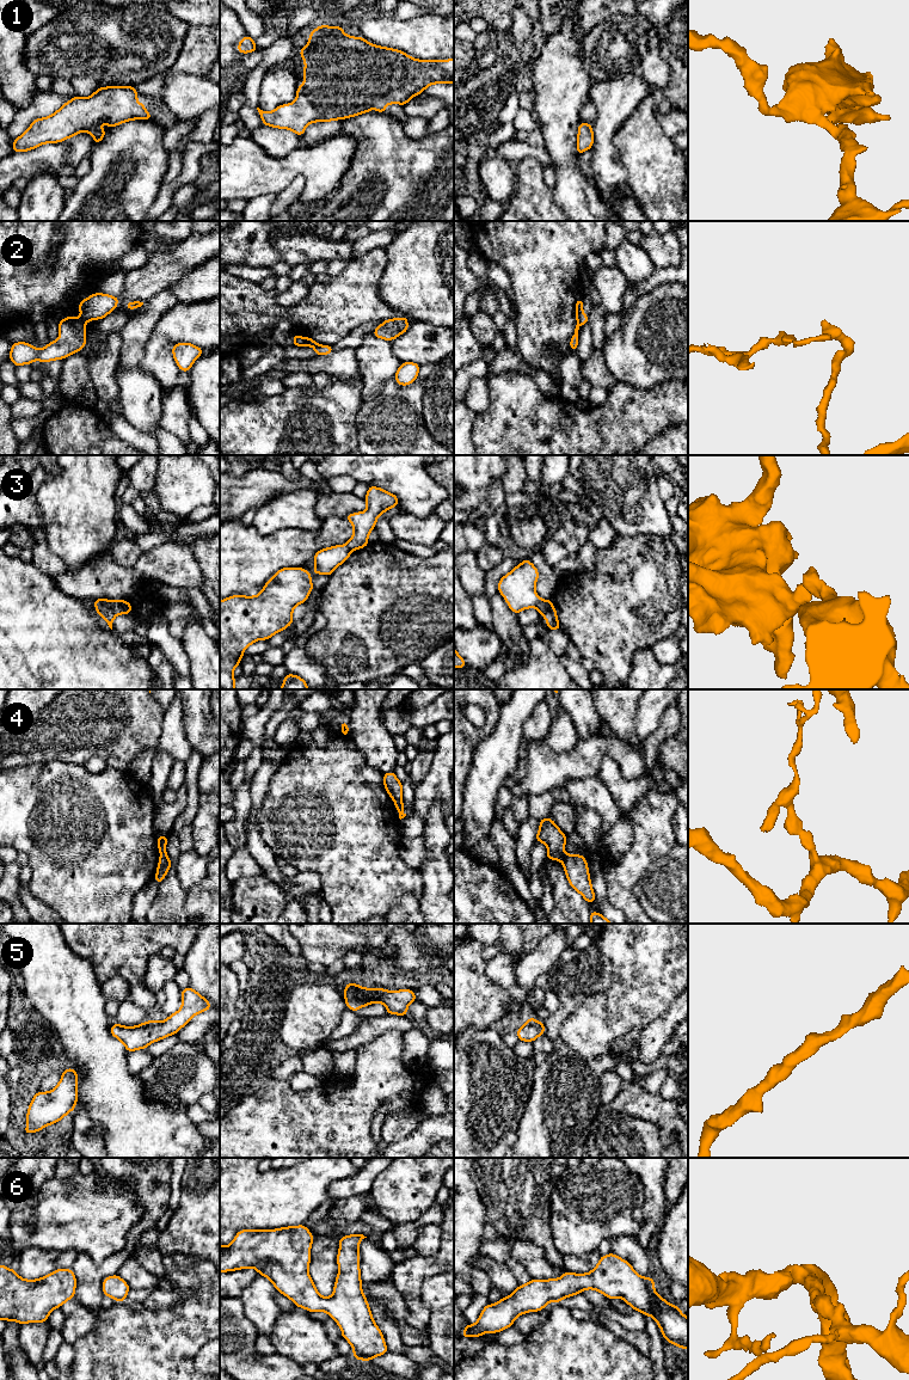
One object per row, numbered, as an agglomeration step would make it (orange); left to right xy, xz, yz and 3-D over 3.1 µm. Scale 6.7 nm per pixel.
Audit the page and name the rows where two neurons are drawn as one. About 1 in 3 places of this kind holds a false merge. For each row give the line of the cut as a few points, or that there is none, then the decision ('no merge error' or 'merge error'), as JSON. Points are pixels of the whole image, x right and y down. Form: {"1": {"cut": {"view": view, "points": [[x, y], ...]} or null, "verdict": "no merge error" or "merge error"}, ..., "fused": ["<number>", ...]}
{"1": {"cut": null, "verdict": "no merge error"}, "2": {"cut": {"view": "xy", "points": [[80, 319], [84, 324]]}, "verdict": "merge error"}, "3": {"cut": {"view": "xy", "points": [[111, 600], [111, 606], [116, 614]]}, "verdict": "merge error"}, "4": {"cut": {"view": "yz", "points": [[565, 854], [563, 862]]}, "verdict": "merge error"}, "5": {"cut": null, "verdict": "no merge error"}, "6": {"cut": null, "verdict": "no merge error"}, "fused": ["2", "3", "4"]}

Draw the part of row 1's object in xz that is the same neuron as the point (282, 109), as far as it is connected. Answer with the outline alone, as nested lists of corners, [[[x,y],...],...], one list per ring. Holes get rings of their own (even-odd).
[[[320,25],[309,33],[309,42],[299,51],[305,61],[302,73],[305,84],[296,87],[297,97],[290,104],[282,104],[268,112],[257,108],[263,125],[289,129],[302,136],[308,124],[313,122],[330,122],[371,112],[385,112],[388,104],[407,104],[413,96],[419,96],[432,84],[454,84],[454,59],[450,60],[417,60],[406,53],[392,48],[374,45],[363,37],[344,33],[342,26],[330,27]]]

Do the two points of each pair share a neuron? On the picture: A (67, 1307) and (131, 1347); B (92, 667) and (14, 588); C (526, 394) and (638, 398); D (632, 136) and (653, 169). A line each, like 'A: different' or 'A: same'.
A: different
B: same
C: same
D: same

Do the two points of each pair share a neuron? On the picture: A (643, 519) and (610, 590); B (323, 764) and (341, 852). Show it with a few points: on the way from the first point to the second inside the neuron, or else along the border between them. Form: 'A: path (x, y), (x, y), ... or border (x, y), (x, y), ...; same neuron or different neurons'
A: border (618, 533), (627, 535), (657, 534), (664, 538); different neurons
B: path (323, 785), (341, 830); same neuron

